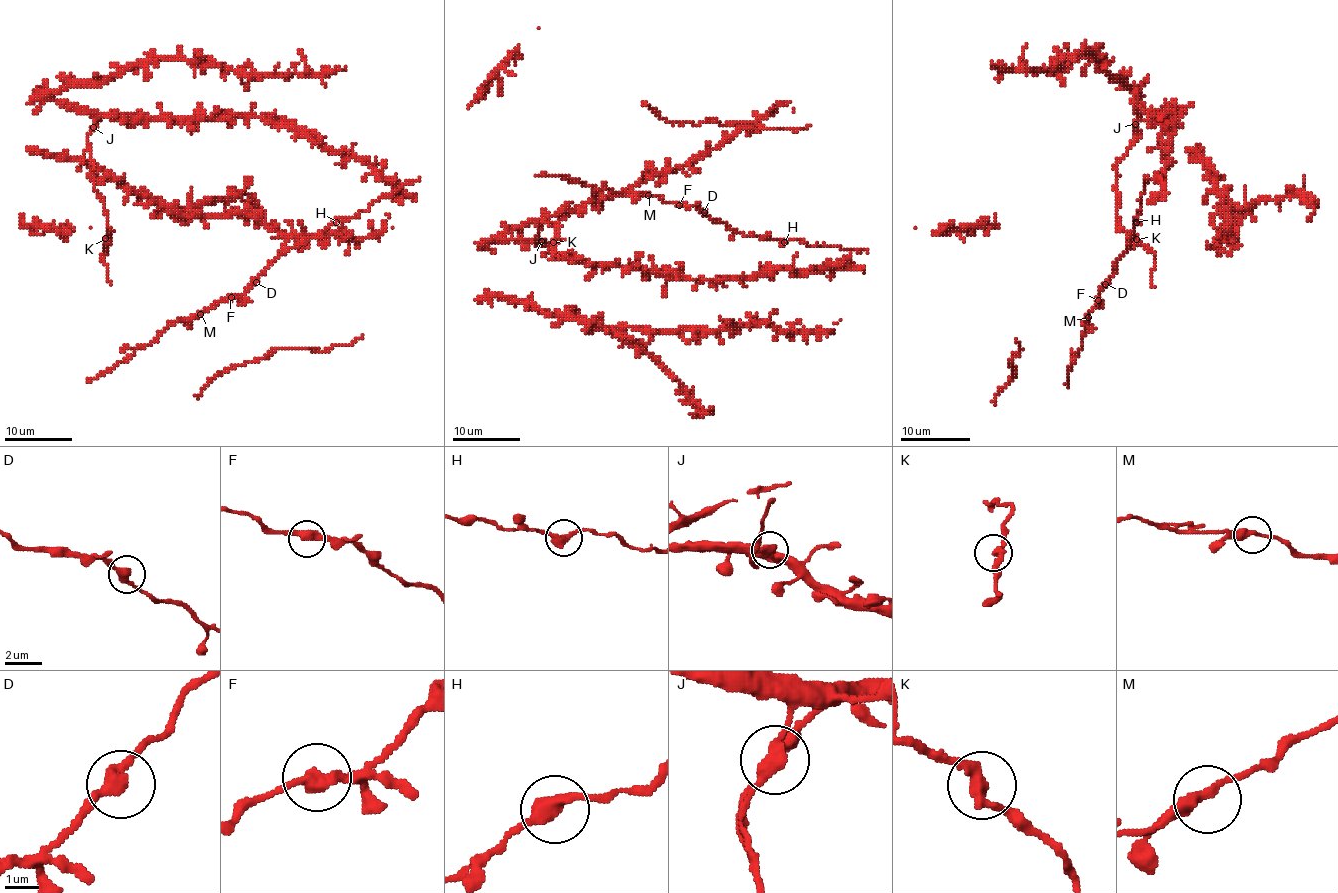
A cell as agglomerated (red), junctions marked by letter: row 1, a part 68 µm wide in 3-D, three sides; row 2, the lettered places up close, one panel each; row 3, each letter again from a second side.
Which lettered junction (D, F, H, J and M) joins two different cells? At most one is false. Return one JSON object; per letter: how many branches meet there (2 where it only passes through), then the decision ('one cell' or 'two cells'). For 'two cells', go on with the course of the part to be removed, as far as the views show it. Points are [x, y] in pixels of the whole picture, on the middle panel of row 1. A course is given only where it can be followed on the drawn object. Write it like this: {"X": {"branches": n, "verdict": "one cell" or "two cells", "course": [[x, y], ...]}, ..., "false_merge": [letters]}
{"D": {"branches": 2, "verdict": "one cell"}, "F": {"branches": 2, "verdict": "one cell"}, "H": {"branches": 2, "verdict": "one cell"}, "J": {"branches": 2, "verdict": "two cells", "course": [[541, 240], [534, 240], [541, 222], [559, 227], [551, 260], [559, 259]]}, "M": {"branches": 2, "verdict": "one cell"}, "false_merge": ["J"]}

